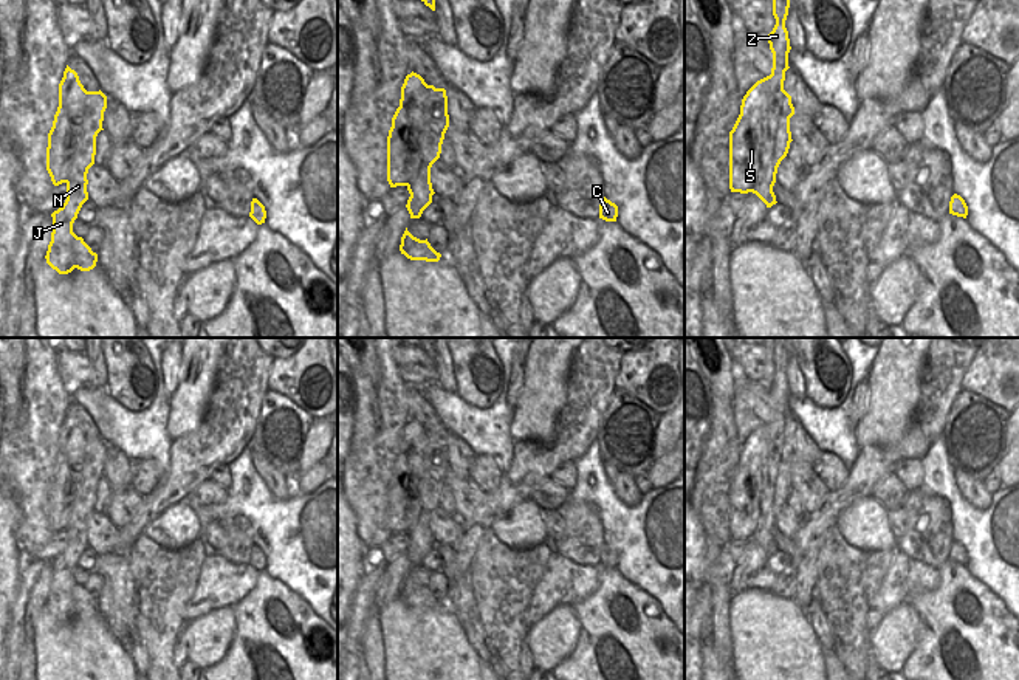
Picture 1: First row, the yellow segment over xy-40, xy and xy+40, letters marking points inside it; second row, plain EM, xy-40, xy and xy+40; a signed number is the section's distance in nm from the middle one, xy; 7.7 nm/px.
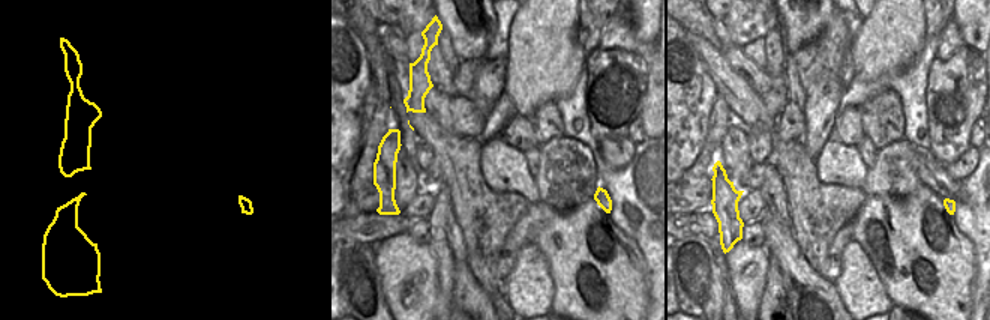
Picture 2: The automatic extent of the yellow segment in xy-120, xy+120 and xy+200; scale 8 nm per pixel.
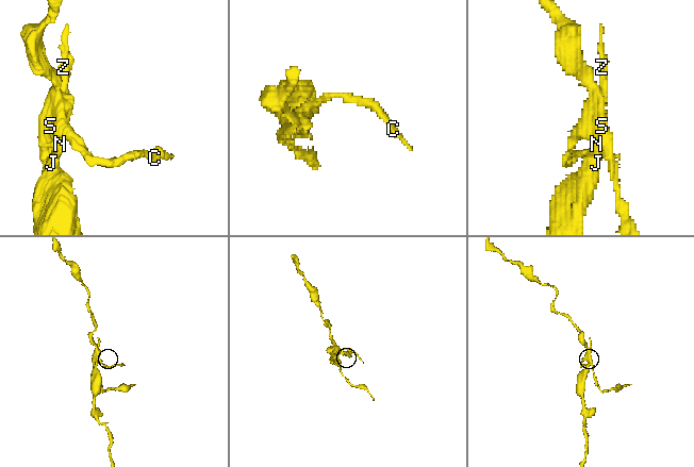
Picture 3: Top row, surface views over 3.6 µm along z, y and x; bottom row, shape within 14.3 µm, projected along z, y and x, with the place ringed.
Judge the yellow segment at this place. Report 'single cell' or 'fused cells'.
fused cells

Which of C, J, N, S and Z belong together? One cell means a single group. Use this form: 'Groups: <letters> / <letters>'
Groups: C S / J N Z

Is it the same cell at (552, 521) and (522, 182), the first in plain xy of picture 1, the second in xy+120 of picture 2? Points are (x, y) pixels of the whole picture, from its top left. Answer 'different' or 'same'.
different

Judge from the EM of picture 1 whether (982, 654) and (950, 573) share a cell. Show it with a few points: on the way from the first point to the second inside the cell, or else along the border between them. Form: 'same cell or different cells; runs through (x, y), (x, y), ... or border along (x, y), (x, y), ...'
same cell; runs through (967, 634), (962, 621), (954, 614), (951, 594)

